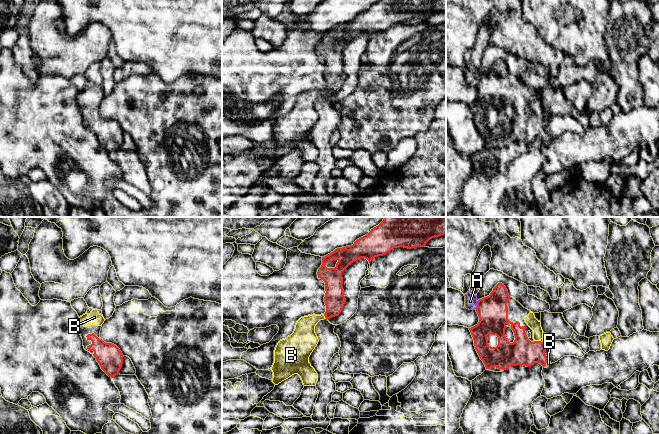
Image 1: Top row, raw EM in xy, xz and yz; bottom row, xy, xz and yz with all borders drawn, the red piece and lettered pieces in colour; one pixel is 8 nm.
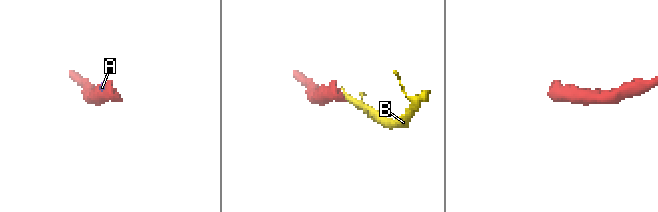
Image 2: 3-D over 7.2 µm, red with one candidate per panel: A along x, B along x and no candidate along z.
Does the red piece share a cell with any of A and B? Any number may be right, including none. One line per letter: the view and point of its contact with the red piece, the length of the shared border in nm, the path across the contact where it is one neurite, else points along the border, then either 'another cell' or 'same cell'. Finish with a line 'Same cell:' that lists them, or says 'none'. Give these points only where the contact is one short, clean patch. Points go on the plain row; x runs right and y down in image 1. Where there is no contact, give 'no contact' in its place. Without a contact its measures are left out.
A: yz (477, 81) | 70 nm | along yz (477, 77), (475, 85) | another cell
B: xz (324, 91) | 50 nm | same cell
Same cell: B

